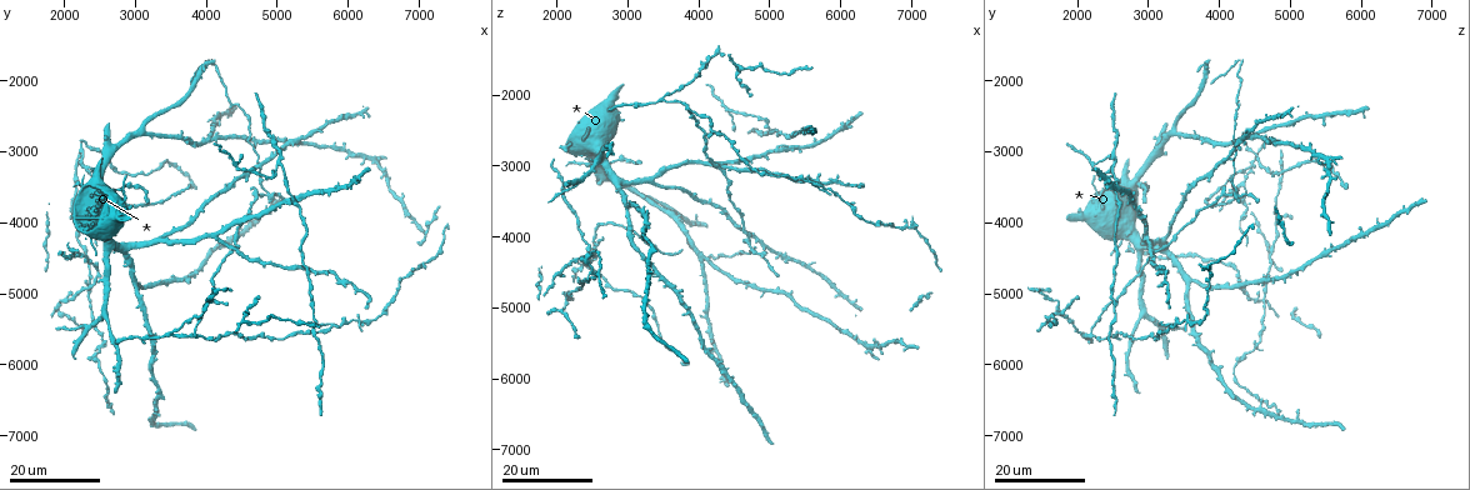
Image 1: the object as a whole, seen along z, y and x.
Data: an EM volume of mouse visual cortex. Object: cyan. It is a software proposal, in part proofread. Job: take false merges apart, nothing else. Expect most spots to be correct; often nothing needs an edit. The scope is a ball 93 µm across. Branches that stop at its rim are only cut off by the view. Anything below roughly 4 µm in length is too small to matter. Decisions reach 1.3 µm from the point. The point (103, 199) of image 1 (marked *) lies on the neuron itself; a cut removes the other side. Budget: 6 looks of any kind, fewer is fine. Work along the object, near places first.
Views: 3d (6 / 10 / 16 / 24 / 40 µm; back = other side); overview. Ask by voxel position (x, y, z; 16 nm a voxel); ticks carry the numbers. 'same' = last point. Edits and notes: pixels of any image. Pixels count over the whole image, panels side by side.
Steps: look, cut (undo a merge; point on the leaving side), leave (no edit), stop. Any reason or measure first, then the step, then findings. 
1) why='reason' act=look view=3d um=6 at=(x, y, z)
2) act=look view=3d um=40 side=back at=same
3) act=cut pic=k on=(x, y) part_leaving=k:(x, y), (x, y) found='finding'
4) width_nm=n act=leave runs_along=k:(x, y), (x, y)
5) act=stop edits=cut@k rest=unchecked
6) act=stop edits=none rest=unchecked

why='branch point' act=look view=3d um=24 at=(4950, 3200, 2500)

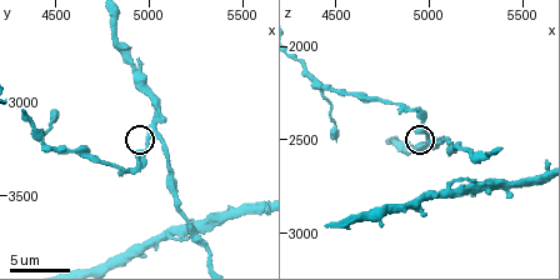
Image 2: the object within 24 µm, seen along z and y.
why='closer look' act=look view=3d um=10 at=(5000, 3180, 2520)

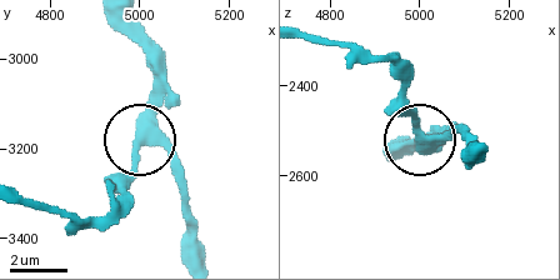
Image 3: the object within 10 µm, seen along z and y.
width_nm=330 act=leave runs_along=3:(203, 258), (179, 165), (140, 136), (153, 93), (153, 45) found='continuous, no second neuron'

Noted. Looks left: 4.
why='four or more arms meet' act=look view=3d um=24 at=(5750, 5450, 3350)

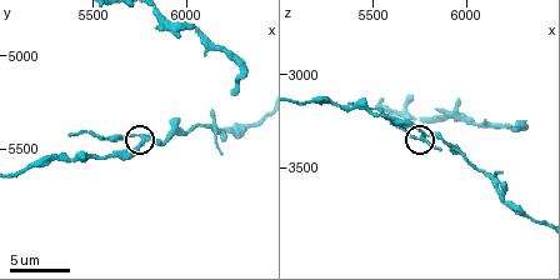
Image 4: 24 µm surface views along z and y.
act=look view=3d um=6 at=(5740, 5420, 3340)

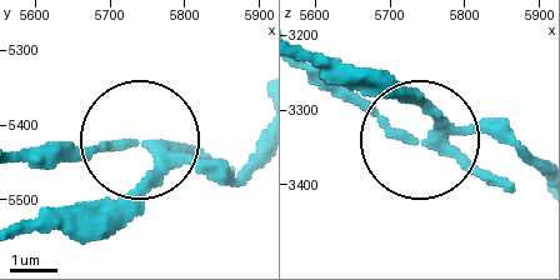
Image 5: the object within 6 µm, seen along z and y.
act=cut pic=5 on=(89, 154) part_leaving=5:(154, 154), (26, 149) found='a second neuron is stuck on'

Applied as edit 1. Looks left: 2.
why='branch point' act=look view=3d um=16 at=(2350, 3200, 4450)

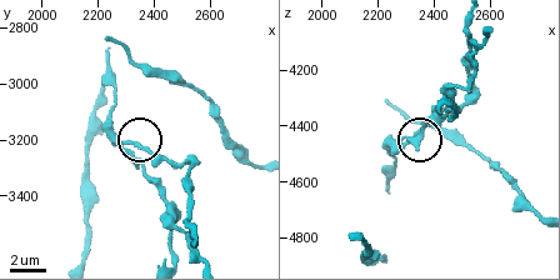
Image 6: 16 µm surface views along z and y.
act=look view=3d um=6 at=same

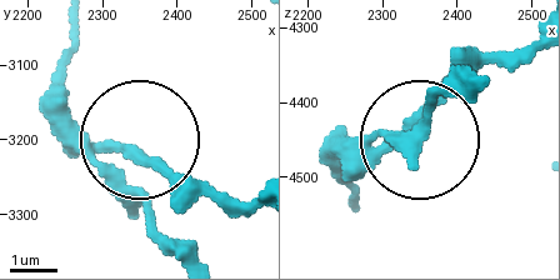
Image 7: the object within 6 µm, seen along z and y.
width_nm=250 act=cut pic=7 on=(159, 164) part_leaving=7:(113, 143), (204, 194), (259, 203) found='a second neuron is stuck on'

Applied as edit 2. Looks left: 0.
act=stop edits=cut@5,cut@7 rest=unchecked

